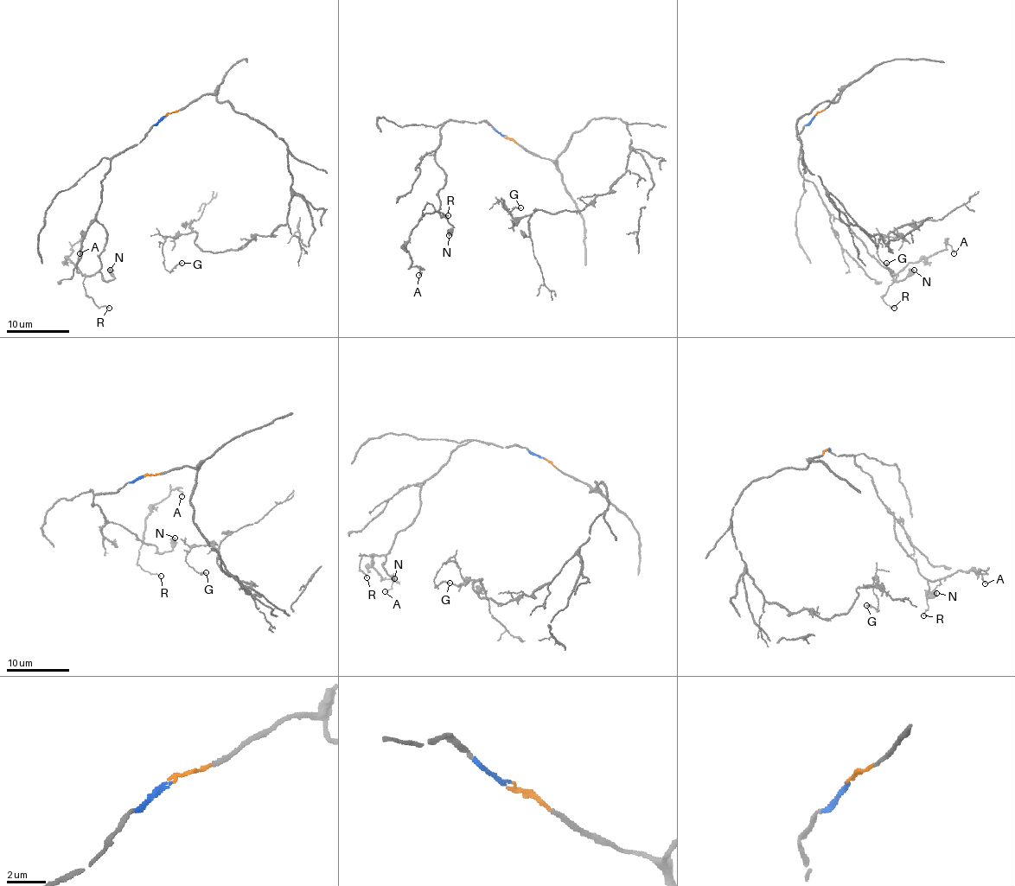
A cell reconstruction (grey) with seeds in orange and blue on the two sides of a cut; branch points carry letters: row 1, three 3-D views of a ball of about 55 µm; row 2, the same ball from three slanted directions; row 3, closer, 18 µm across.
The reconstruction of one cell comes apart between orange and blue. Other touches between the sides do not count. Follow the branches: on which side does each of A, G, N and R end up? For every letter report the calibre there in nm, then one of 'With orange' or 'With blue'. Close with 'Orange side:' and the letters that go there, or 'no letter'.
A: Thickness 110 nm. With blue
G: Thickness 130 nm. With orange
N: Thickness 440 nm. With blue
R: Thickness 110 nm. With blue
Orange side: G

